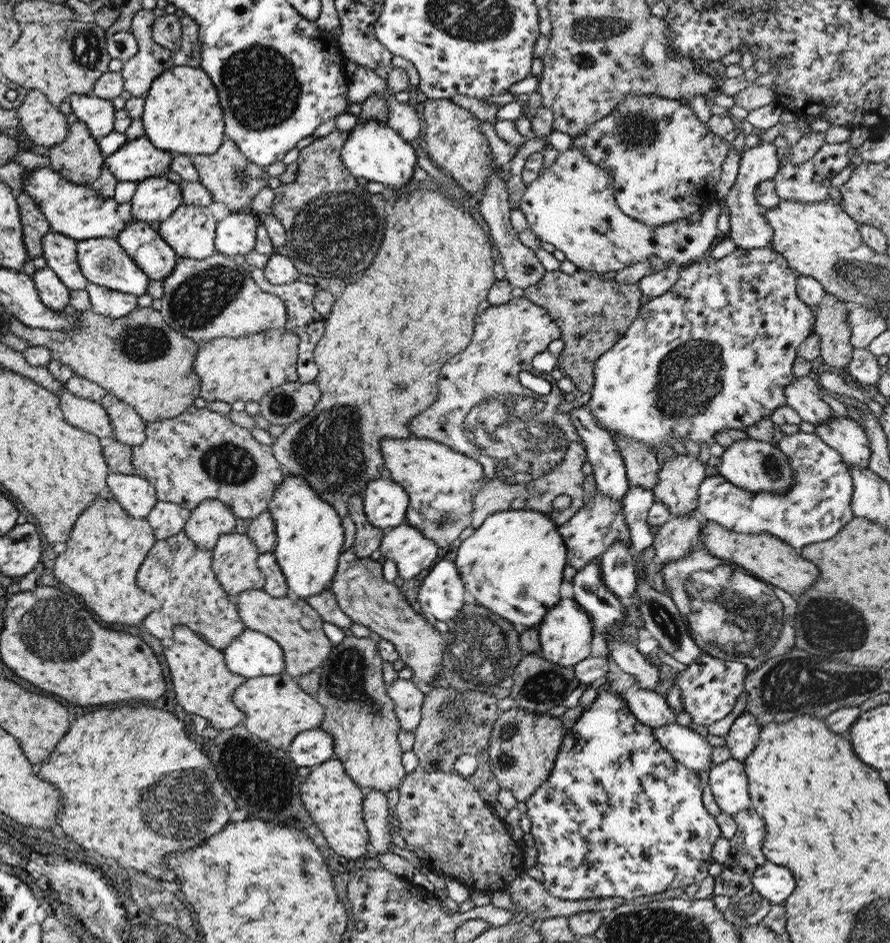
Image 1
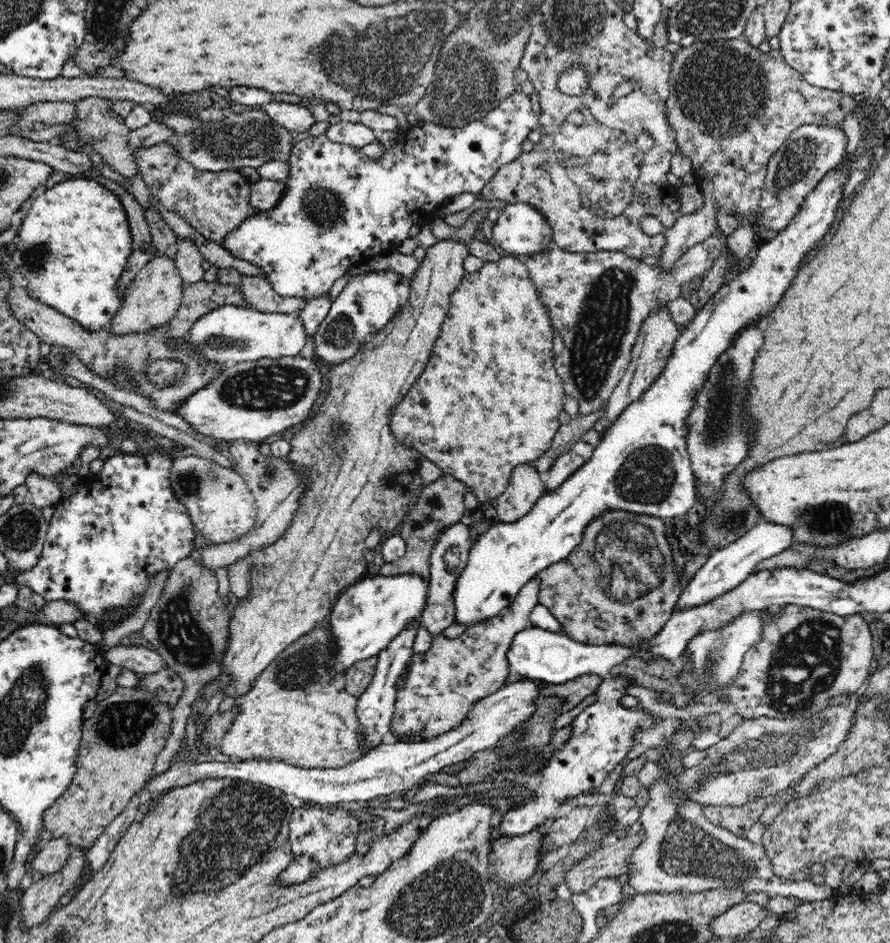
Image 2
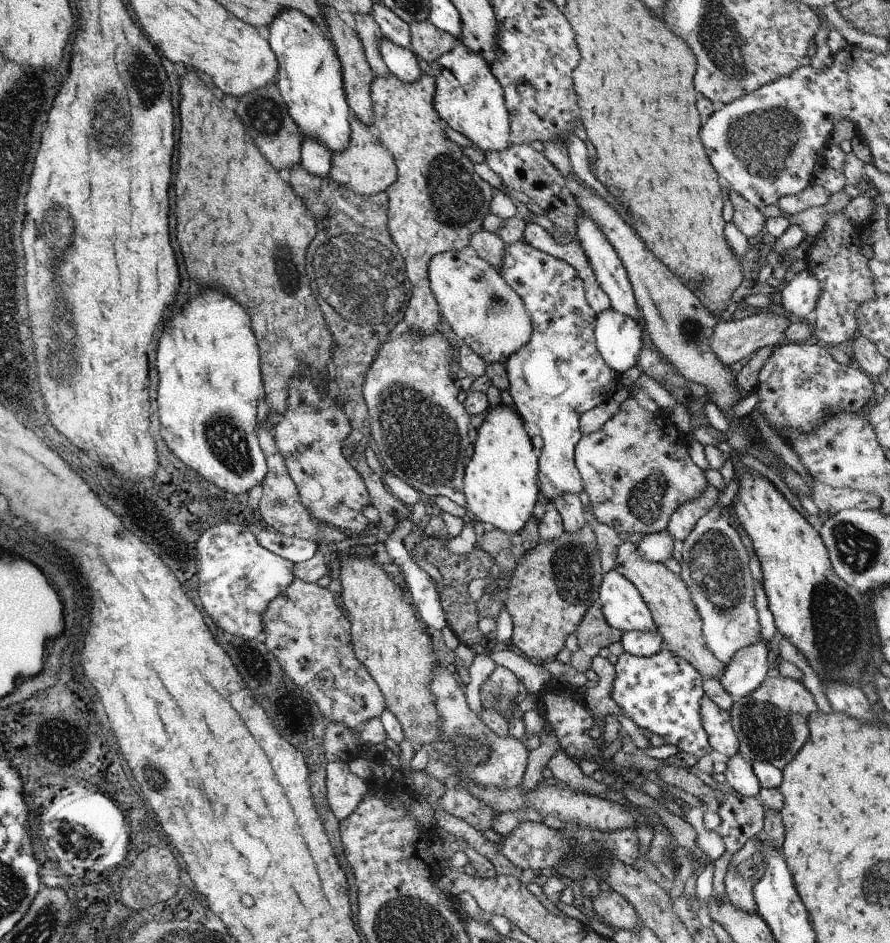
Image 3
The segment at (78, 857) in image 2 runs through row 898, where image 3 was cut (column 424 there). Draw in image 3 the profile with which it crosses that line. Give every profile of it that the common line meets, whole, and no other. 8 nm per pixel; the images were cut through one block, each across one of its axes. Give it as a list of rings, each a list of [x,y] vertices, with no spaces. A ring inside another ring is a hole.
[[[426,20],[409,23],[408,27],[411,44],[409,49],[427,63],[449,52],[458,40]]]

